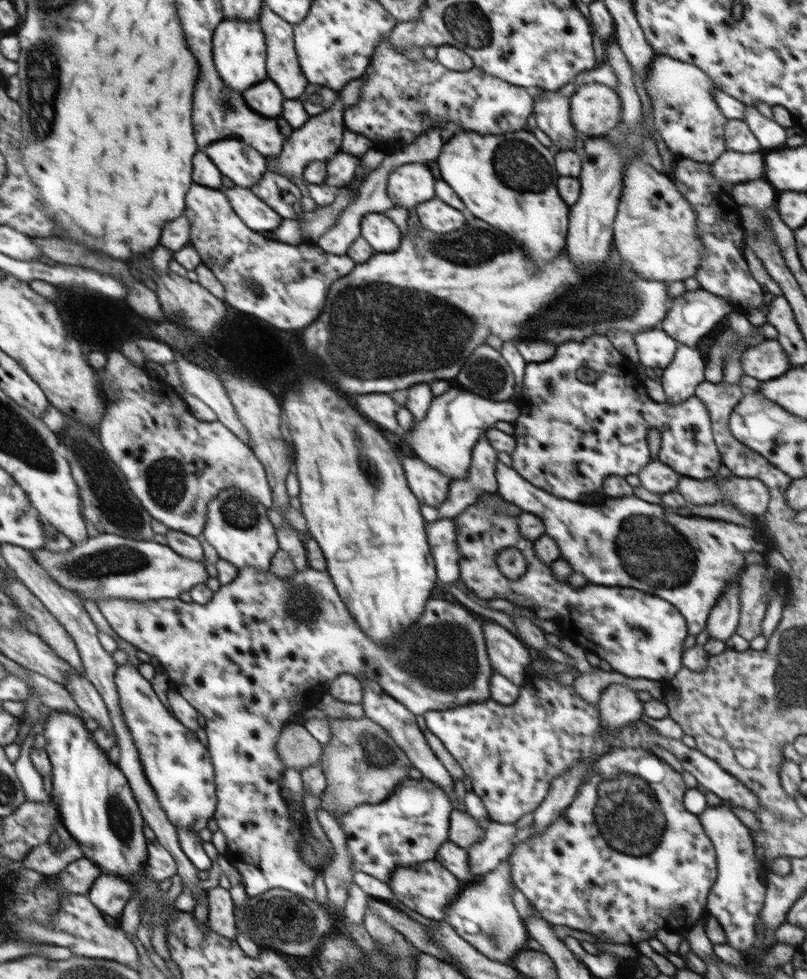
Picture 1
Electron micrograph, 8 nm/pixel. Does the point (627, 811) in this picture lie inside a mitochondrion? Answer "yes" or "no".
yes

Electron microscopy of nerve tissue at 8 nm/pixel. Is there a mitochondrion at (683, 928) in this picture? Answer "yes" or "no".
no

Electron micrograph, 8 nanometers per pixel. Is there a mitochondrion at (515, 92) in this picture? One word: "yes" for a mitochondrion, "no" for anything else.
no

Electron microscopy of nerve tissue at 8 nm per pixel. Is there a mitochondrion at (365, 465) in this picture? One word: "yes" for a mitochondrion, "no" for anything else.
yes

